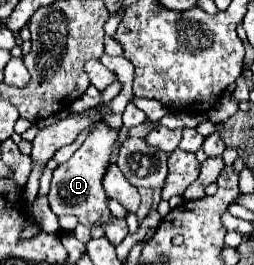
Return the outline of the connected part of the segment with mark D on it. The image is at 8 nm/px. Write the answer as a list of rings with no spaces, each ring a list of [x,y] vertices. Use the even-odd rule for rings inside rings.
[[[98,124],[88,134],[84,144],[72,154],[72,158],[54,170],[52,186],[50,186],[50,194],[48,194],[50,208],[54,214],[58,214],[58,216],[74,214],[78,218],[78,222],[88,228],[110,222],[112,214],[108,210],[108,196],[102,188],[102,178],[106,174],[106,168],[110,166],[110,154],[116,146],[116,140],[118,140],[118,130],[114,130],[106,124]]]

